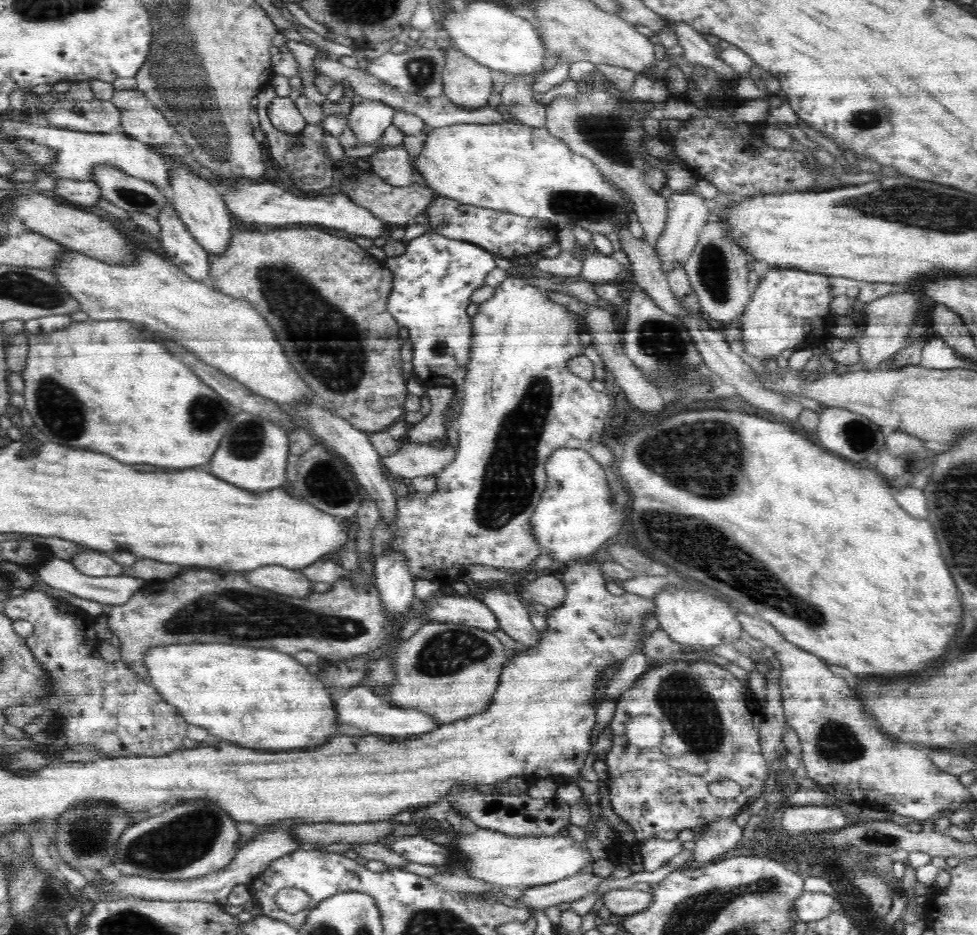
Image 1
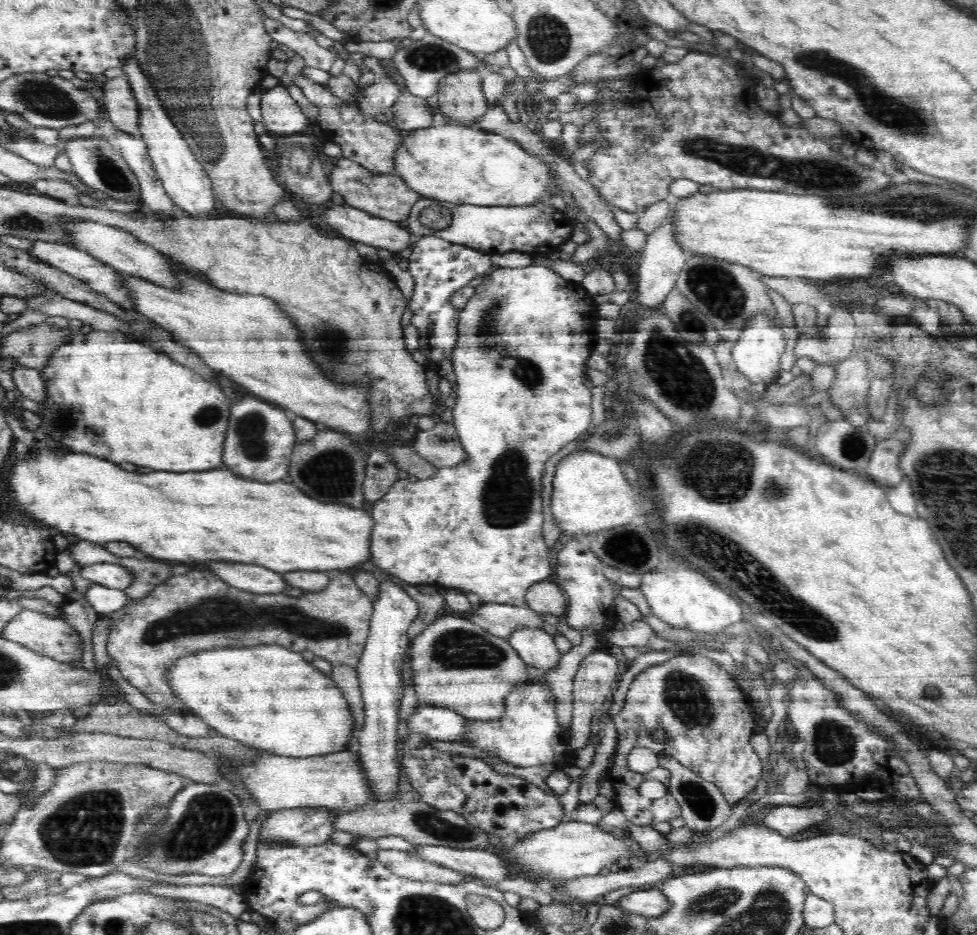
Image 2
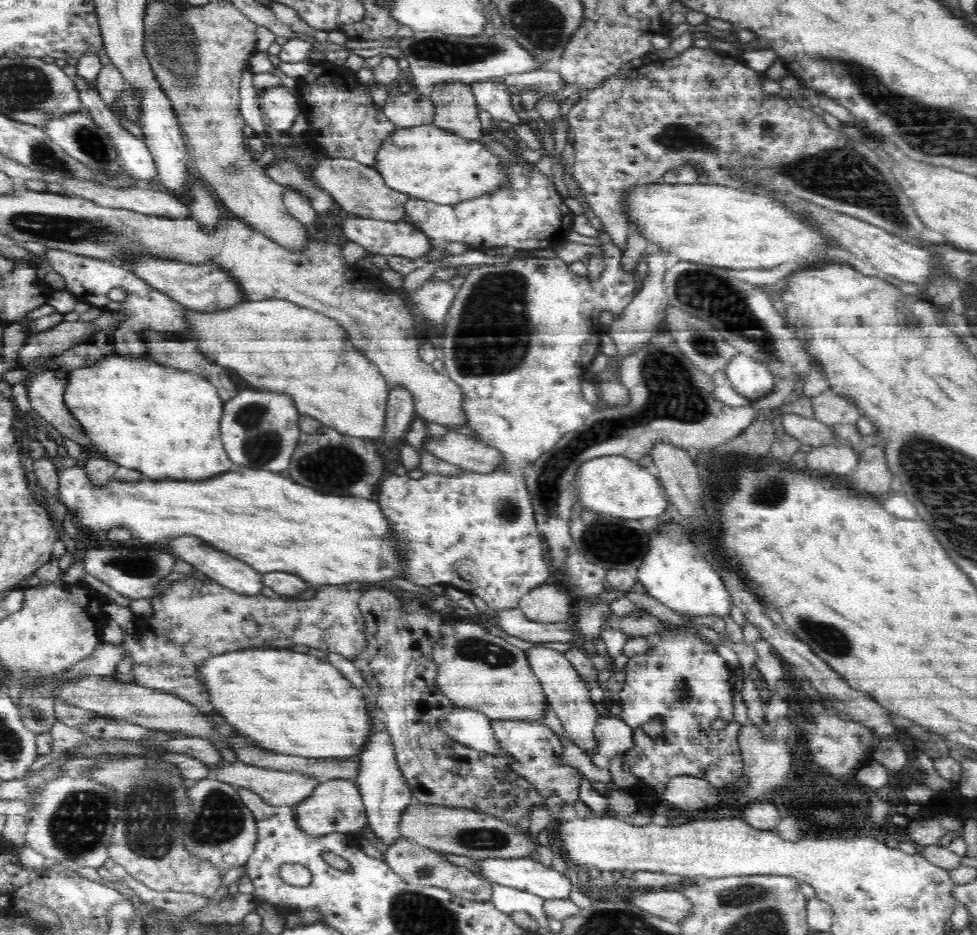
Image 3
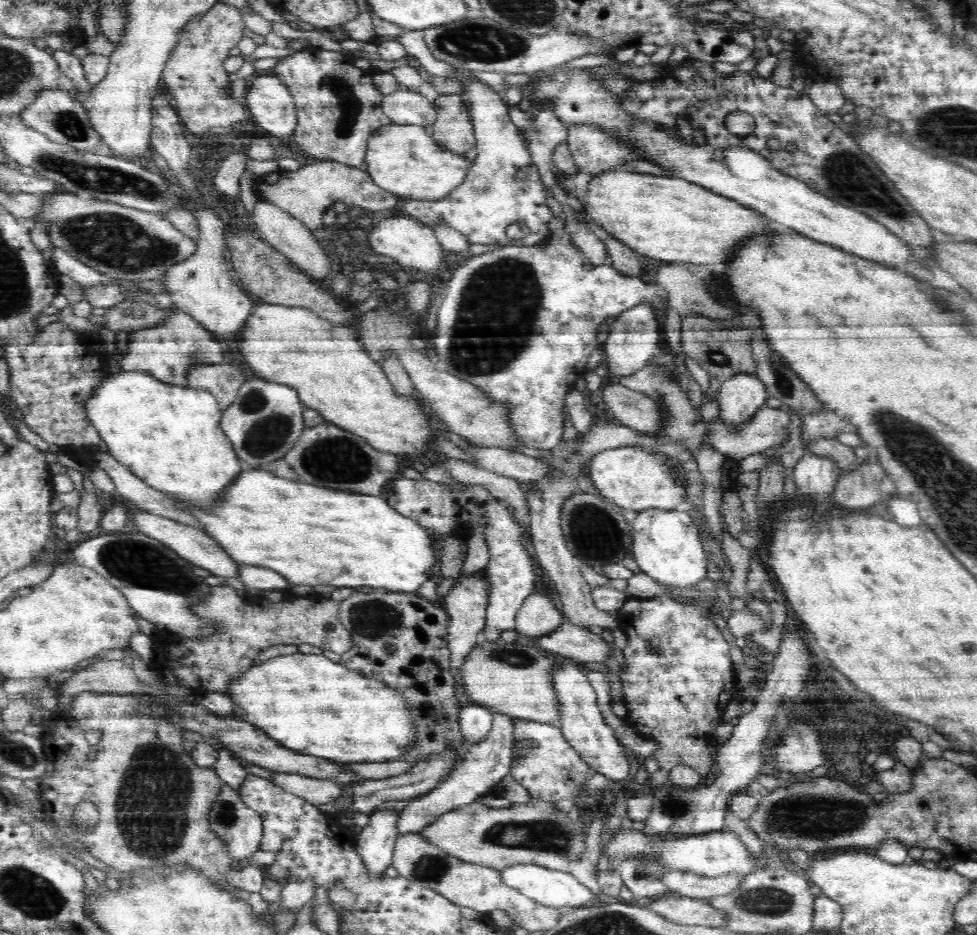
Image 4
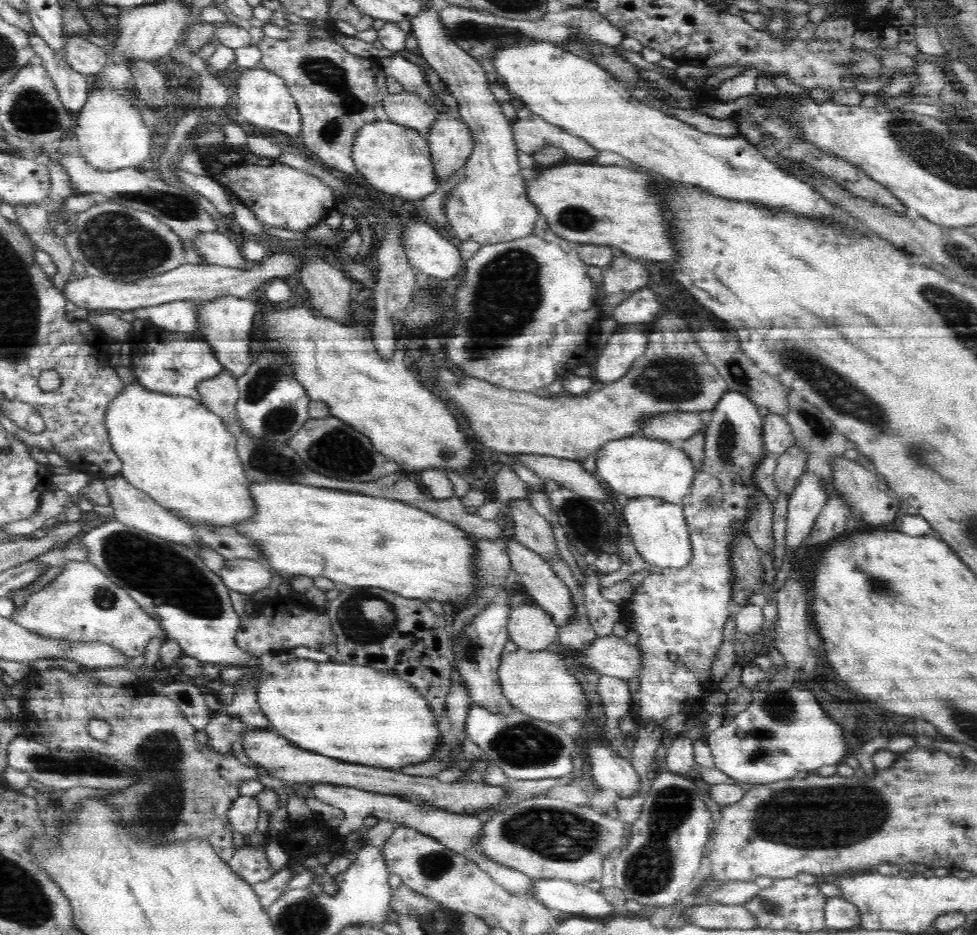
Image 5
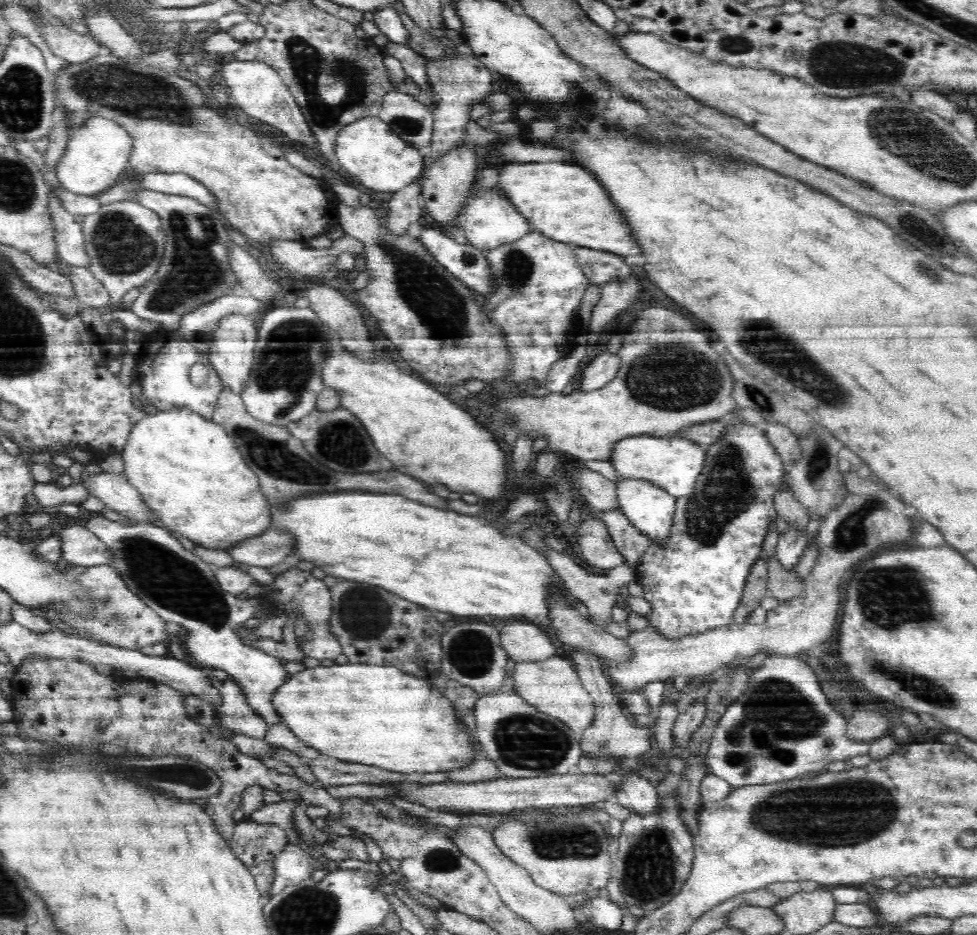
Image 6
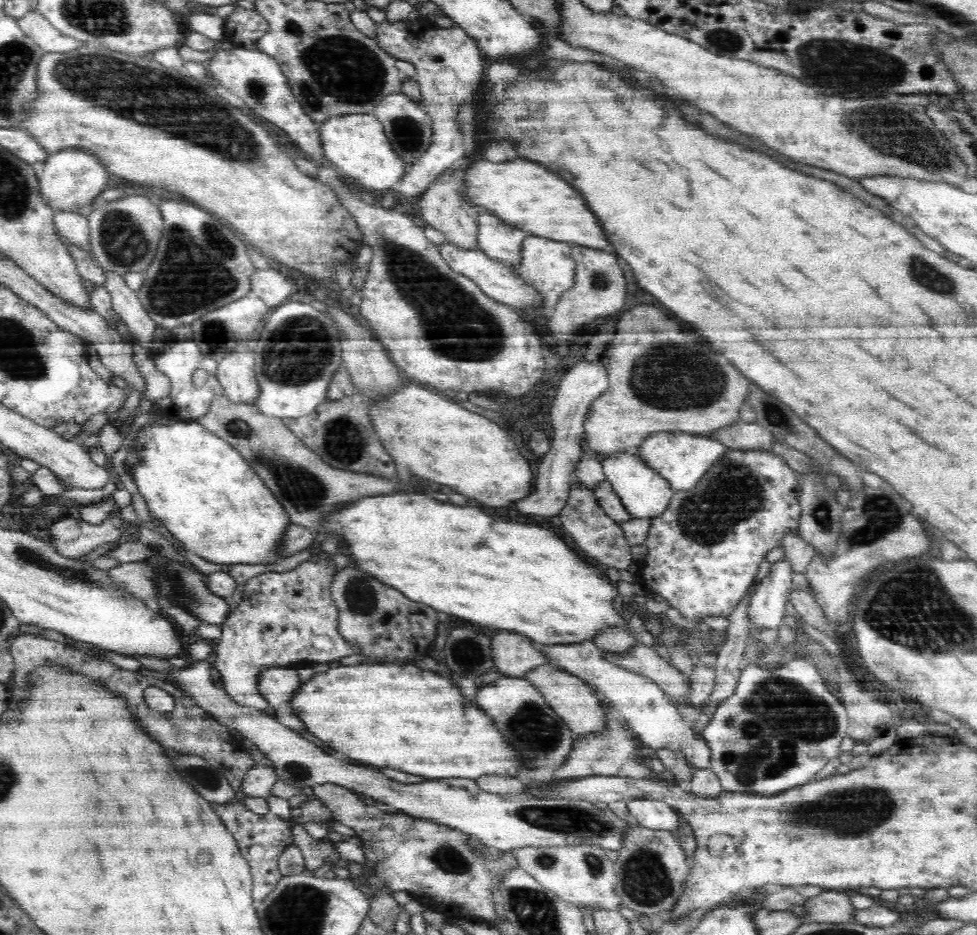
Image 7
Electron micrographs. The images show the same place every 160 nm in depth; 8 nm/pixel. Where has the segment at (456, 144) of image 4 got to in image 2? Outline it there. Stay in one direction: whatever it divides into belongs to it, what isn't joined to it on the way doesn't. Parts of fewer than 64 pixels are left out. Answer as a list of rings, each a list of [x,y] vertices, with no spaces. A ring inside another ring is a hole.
[[[458,70],[448,74],[438,85],[434,101],[448,123],[460,123],[467,127],[475,127],[489,107],[481,74],[477,70]]]

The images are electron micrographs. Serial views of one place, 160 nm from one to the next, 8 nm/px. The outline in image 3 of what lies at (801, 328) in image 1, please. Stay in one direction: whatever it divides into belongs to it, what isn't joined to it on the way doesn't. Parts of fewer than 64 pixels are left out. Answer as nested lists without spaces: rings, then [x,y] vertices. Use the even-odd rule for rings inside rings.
[[[744,353],[732,355],[724,369],[736,392],[744,394],[748,400],[766,396],[776,384],[774,375],[770,374],[766,365]]]

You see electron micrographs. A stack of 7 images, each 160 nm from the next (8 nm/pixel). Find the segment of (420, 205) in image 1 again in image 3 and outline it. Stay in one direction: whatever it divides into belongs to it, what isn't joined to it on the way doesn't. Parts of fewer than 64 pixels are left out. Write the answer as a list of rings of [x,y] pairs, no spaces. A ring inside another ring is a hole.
[[[320,158],[312,181],[316,187],[328,192],[341,206],[342,213],[367,219],[398,221],[407,218],[406,202],[411,197],[386,186],[386,181],[374,167],[366,166],[354,159]]]

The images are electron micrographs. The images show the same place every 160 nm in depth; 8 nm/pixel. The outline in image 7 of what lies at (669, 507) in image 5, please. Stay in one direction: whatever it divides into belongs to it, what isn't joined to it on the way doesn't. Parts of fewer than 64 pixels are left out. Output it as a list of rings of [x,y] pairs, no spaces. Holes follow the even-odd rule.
[[[636,448],[632,451],[615,451],[601,457],[604,473],[607,482],[615,490],[615,493],[621,498],[626,510],[633,514],[635,518],[652,517],[660,514],[670,498],[674,496],[676,490],[672,489],[670,482],[662,477],[656,469],[641,457],[642,448]]]

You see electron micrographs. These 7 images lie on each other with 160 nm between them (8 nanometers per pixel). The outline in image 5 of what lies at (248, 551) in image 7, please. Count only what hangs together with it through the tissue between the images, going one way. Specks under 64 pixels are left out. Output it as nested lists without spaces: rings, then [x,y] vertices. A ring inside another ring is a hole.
[[[134,383],[127,386],[127,389],[119,396],[119,399],[114,401],[114,404],[110,404],[110,412],[109,415],[106,416],[106,427],[108,427],[108,431],[110,431],[110,443],[114,448],[114,453],[116,453],[122,461],[123,466],[120,474],[123,478],[134,487],[148,493],[156,503],[167,511],[170,511],[172,515],[176,515],[176,517],[178,517],[182,523],[186,523],[188,527],[192,527],[194,530],[196,527],[201,526],[239,528],[240,525],[249,523],[248,520],[252,520],[252,518],[258,514],[258,506],[256,506],[256,502],[254,502],[254,498],[252,498],[252,492],[250,492],[252,482],[250,482],[250,480],[246,478],[246,474],[244,474],[245,469],[244,466],[242,466],[240,455],[238,455],[236,438],[230,433],[230,429],[226,427],[224,421],[212,412],[209,412],[209,410],[199,404],[198,401],[186,397],[150,393],[142,389],[138,383]]]

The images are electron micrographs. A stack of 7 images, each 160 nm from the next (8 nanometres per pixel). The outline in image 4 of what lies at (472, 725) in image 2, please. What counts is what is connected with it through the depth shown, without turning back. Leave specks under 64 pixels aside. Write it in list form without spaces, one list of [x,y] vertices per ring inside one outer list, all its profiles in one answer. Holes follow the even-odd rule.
[[[518,721],[515,726],[515,738],[531,738],[537,742],[533,750],[521,763],[511,766],[511,775],[531,796],[544,796],[546,800],[576,798],[579,785],[591,773],[577,750],[574,750],[564,738],[559,724],[539,723],[536,721]]]

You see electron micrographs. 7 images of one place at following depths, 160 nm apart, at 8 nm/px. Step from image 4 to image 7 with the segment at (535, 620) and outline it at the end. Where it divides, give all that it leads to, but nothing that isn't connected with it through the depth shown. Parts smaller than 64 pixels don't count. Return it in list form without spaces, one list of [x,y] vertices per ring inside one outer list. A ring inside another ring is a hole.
[[[508,631],[492,636],[490,650],[494,670],[506,677],[526,676],[530,670],[546,664],[528,639]]]

